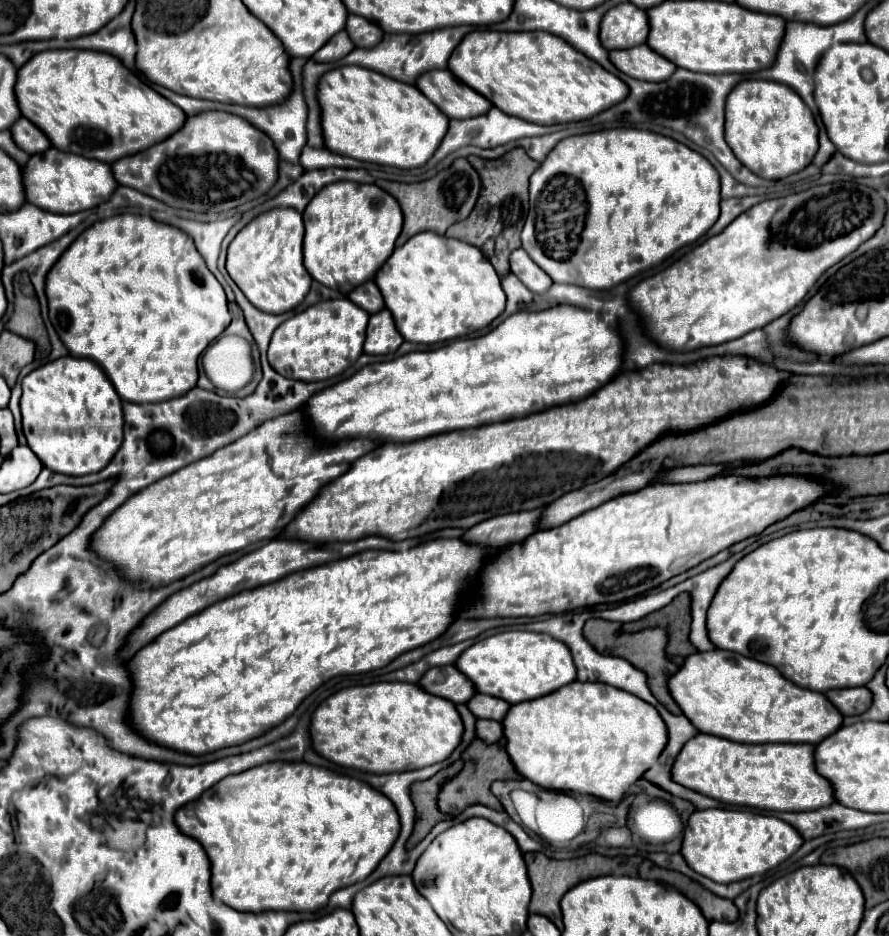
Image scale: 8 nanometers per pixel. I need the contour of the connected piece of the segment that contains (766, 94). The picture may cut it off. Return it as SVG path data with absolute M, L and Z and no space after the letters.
M745 79L729 93L725 141L743 165L763 179L785 179L803 171L819 149L817 123L803 99L793 89L763 79Z

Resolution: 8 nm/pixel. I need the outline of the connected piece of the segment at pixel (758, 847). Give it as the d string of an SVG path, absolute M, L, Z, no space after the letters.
M705 809L689 817L681 853L699 875L717 883L735 883L767 873L789 859L801 845L803 837L799 831L777 817L739 809Z

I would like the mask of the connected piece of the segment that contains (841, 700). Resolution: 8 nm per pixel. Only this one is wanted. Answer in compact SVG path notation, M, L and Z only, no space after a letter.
M867 687L833 689L833 691L827 691L825 695L843 715L861 715L873 703L873 693Z

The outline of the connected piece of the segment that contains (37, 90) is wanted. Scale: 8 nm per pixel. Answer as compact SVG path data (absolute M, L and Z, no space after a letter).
M57 49L37 53L25 67L19 69L15 95L23 117L35 123L51 141L53 147L77 153L83 157L89 155L135 155L151 145L165 141L171 133L183 127L187 115L183 109L163 99L155 89L143 83L133 71L129 71L117 57L99 51L85 49Z

